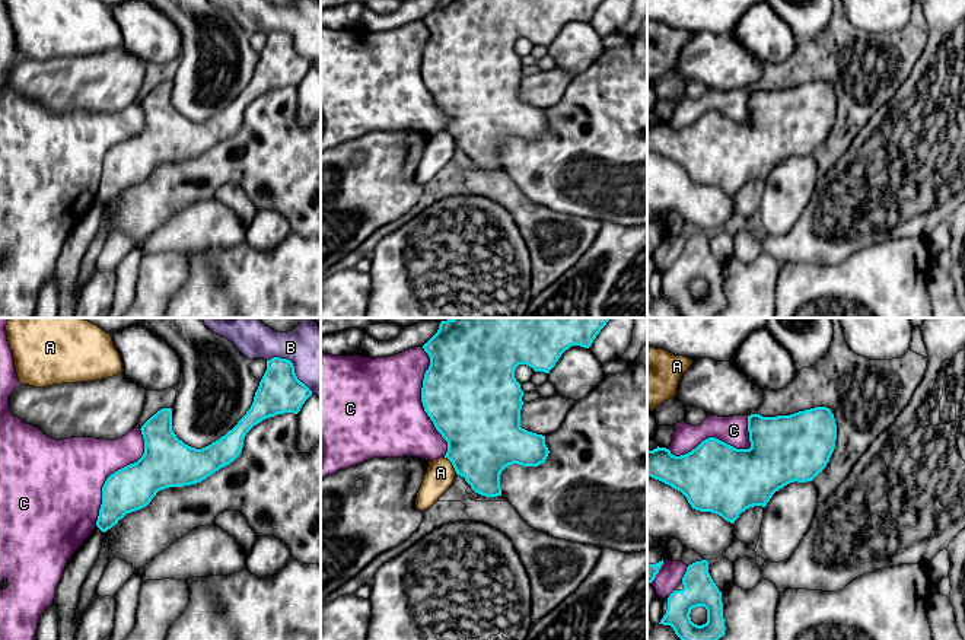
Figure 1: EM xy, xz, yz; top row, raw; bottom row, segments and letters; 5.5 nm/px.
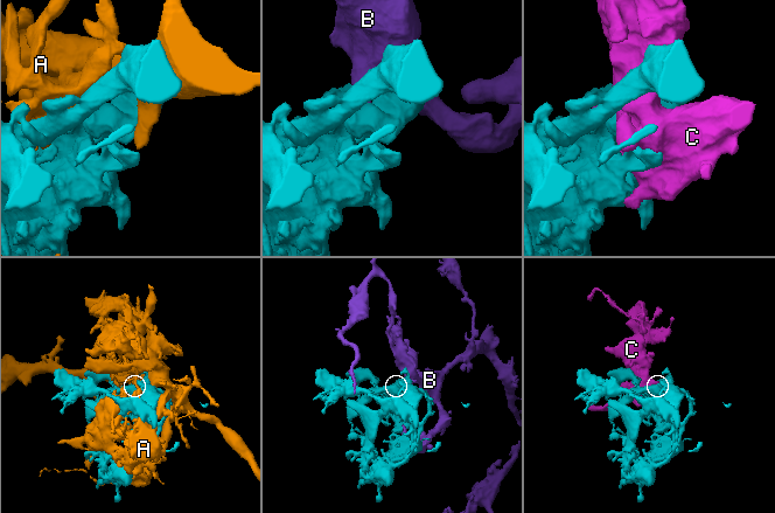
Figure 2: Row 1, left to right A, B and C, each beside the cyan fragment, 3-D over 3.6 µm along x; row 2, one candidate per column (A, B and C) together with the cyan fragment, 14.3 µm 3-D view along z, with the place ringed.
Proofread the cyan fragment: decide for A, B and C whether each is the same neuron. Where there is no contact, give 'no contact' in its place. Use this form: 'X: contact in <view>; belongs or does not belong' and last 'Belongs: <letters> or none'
A: contact in xz; does not belong
B: contact in xy; does not belong
C: contact in yz; belongs
Belongs: C

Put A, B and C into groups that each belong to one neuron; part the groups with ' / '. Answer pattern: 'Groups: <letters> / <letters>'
Groups: A / B / C

